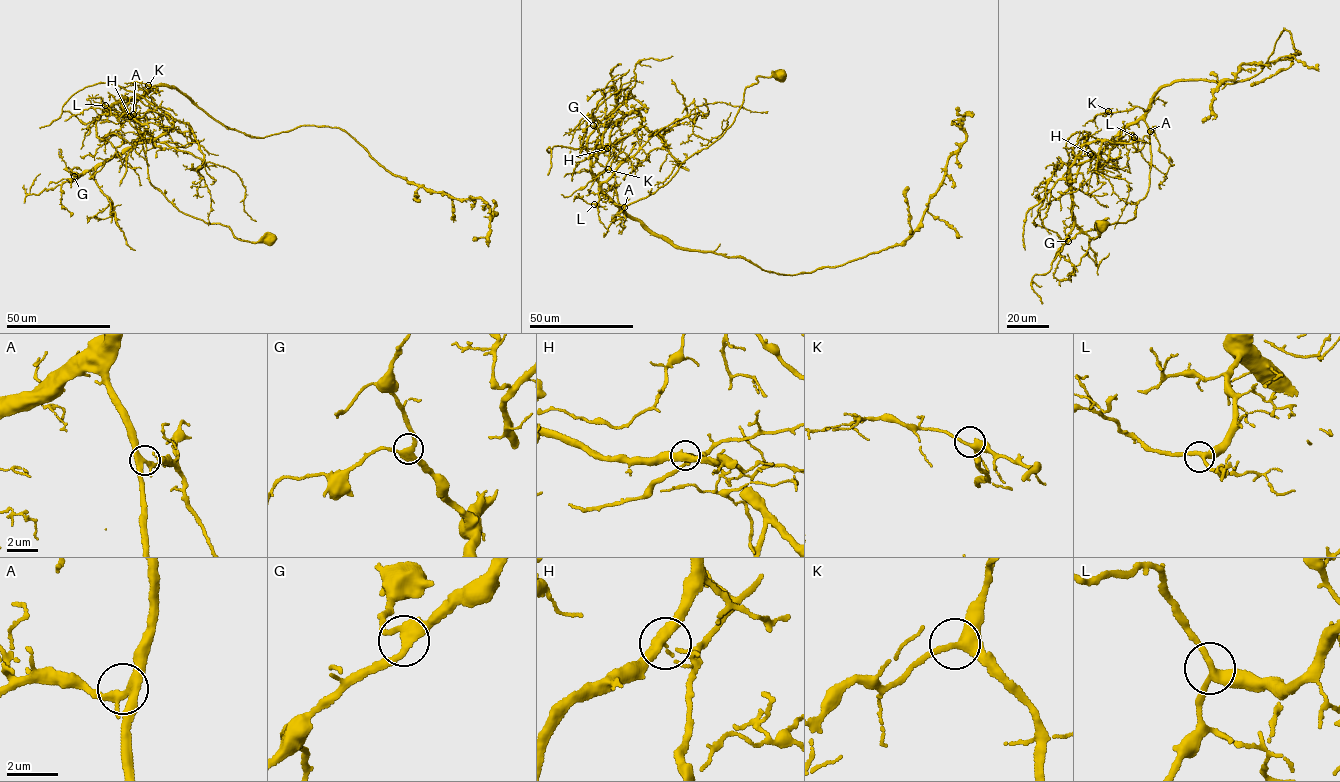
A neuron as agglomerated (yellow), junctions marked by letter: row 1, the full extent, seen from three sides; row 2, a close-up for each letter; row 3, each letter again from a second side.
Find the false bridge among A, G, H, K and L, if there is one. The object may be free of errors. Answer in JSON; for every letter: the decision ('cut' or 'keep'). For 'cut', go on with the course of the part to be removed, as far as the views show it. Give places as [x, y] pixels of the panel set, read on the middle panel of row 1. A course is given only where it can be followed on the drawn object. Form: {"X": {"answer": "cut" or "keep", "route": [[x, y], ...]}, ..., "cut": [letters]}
{"A": {"answer": "keep"}, "G": {"answer": "keep"}, "H": {"answer": "cut", "route": [[607, 148], [642, 122], [633, 110], [607, 126], [607, 119], [635, 85], [636, 63], [672, 56]]}, "K": {"answer": "keep"}, "L": {"answer": "keep"}, "cut": ["H"]}

